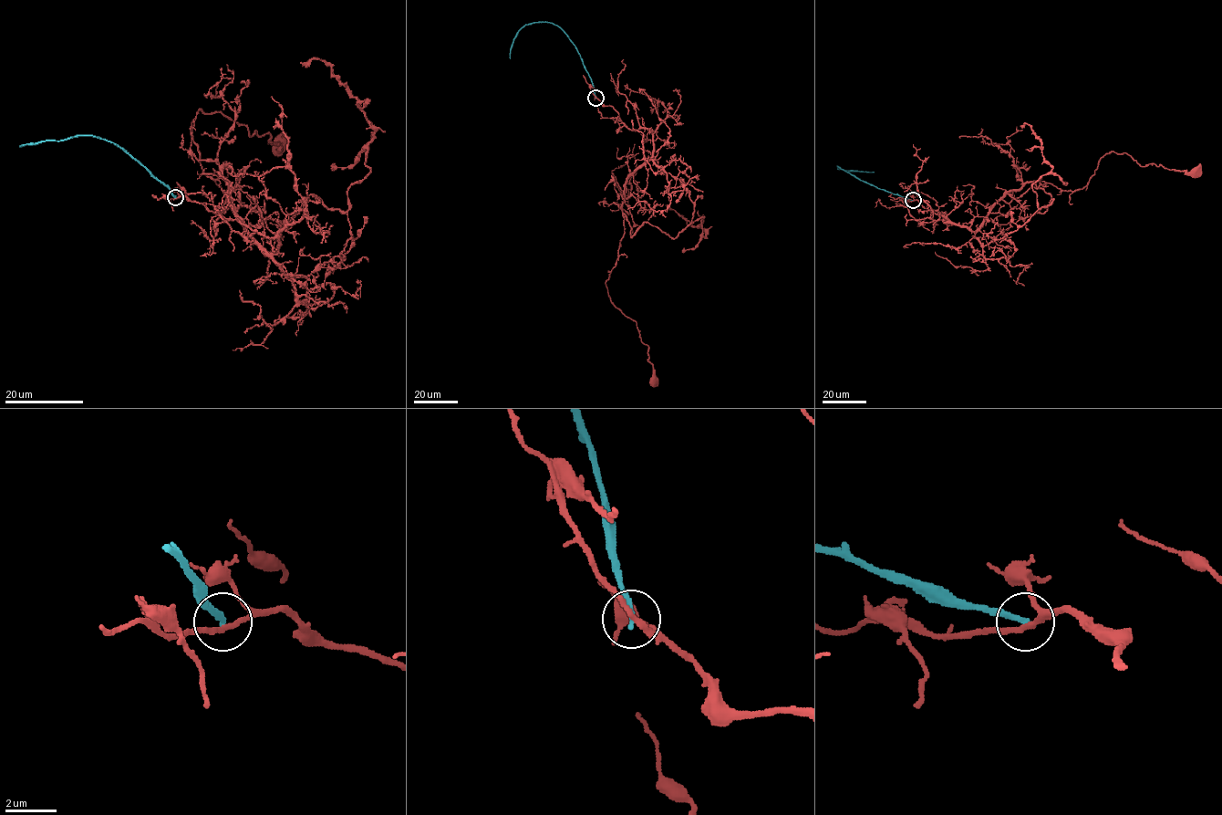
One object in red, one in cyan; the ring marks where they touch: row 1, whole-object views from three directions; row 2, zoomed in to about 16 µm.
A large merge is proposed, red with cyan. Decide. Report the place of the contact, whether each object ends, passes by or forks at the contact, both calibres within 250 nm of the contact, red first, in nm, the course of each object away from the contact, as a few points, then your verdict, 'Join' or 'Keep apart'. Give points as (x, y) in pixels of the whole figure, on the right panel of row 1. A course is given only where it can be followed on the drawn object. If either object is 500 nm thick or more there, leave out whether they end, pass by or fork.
Place: (913, 200). At the ring red passes by. At the ring cyan ends. Thickness 200 nm (red) against 240 nm. Course of red: (913, 201), (973, 231), (1027, 182), (1082, 189), (1112, 151), (1142, 166), (1196, 172). Course of cyan: (913, 201), (870, 184), (837, 166), (848, 171), (874, 172). Keep apart

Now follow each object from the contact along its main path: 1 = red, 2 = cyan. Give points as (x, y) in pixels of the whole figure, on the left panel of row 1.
1: (175, 198), (276, 238), (274, 253), (234, 212), (225, 162), (214, 180), (202, 169), (196, 114), (281, 147)
2: (175, 198), (139, 162), (113, 142), (100, 138), (75, 136), (20, 145)

